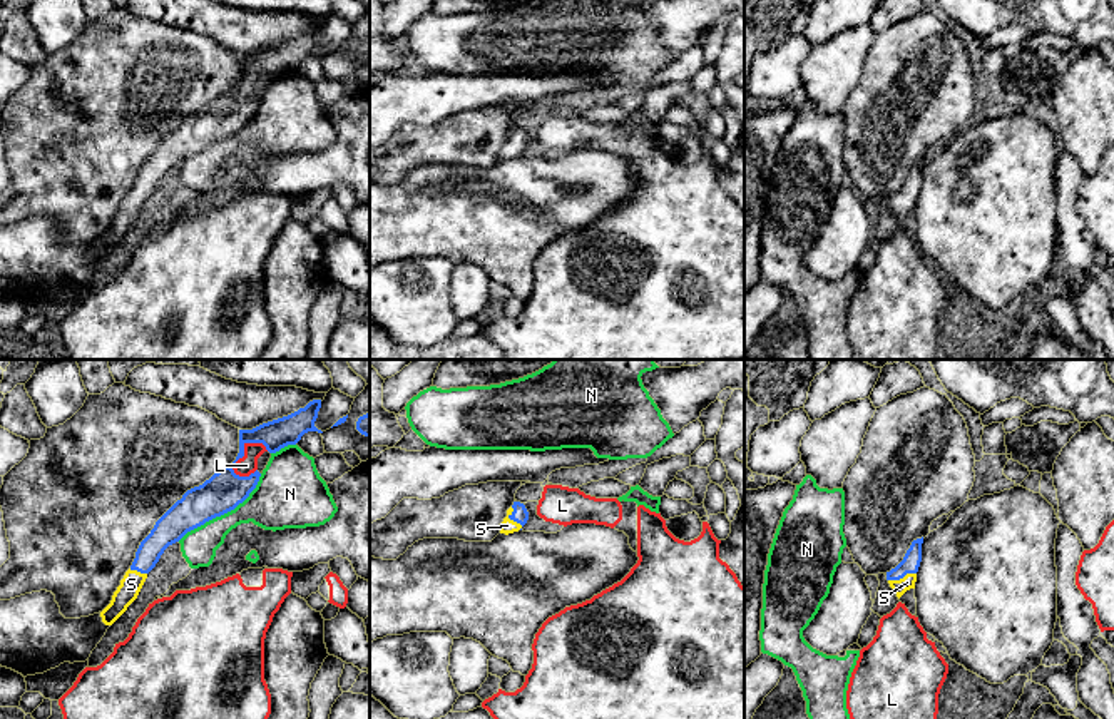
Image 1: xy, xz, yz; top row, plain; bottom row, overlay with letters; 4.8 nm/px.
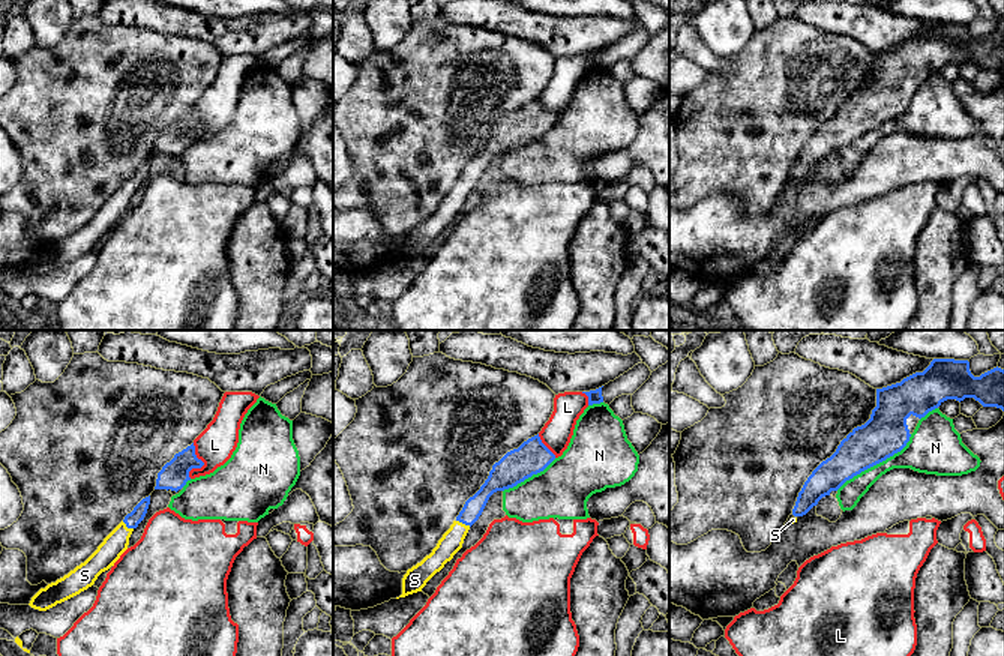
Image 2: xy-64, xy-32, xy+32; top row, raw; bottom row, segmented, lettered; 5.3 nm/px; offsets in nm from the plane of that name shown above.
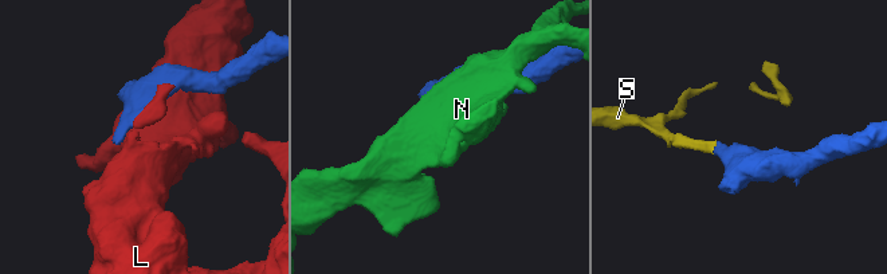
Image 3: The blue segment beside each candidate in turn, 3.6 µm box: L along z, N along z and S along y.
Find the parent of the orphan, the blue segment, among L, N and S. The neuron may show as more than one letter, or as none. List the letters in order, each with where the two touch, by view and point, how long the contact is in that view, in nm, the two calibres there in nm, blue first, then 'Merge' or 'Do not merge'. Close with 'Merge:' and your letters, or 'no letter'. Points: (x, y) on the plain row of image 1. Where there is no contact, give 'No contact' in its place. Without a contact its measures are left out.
L: Touches blue at xy (243, 72). Shared border 200 nm. Thickness 190 nm (blue) against 90 nm. Do not merge
N: Touches blue at xy (223, 139). Shared border 500 nm. Thickness 190 nm (blue) against 240 nm. Do not merge
S: Touches blue at xz (512, 144). Shared border 120 nm. Thickness 80 nm (blue) against 70 nm. Merge
Merge: S

